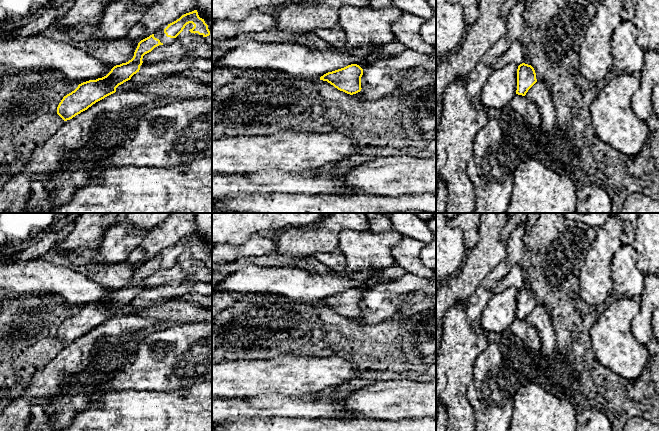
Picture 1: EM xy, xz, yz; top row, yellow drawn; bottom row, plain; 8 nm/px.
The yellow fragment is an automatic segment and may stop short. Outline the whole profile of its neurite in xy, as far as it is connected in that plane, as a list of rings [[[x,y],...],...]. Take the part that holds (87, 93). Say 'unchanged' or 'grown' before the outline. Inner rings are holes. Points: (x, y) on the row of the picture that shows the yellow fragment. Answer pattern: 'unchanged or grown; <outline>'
grown; [[[196,9],[180,16],[176,21],[161,27],[154,34],[141,40],[134,56],[126,63],[114,66],[104,77],[89,80],[63,97],[57,107],[57,114],[64,120],[70,120],[87,110],[96,102],[116,92],[116,88],[139,72],[143,56],[155,47],[172,43],[182,32],[188,30],[212,43],[212,28],[203,19],[202,13]]]

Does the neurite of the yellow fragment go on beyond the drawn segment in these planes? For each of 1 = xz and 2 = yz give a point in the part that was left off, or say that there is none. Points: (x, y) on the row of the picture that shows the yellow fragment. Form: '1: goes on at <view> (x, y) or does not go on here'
1: does not go on here
2: does not go on here

